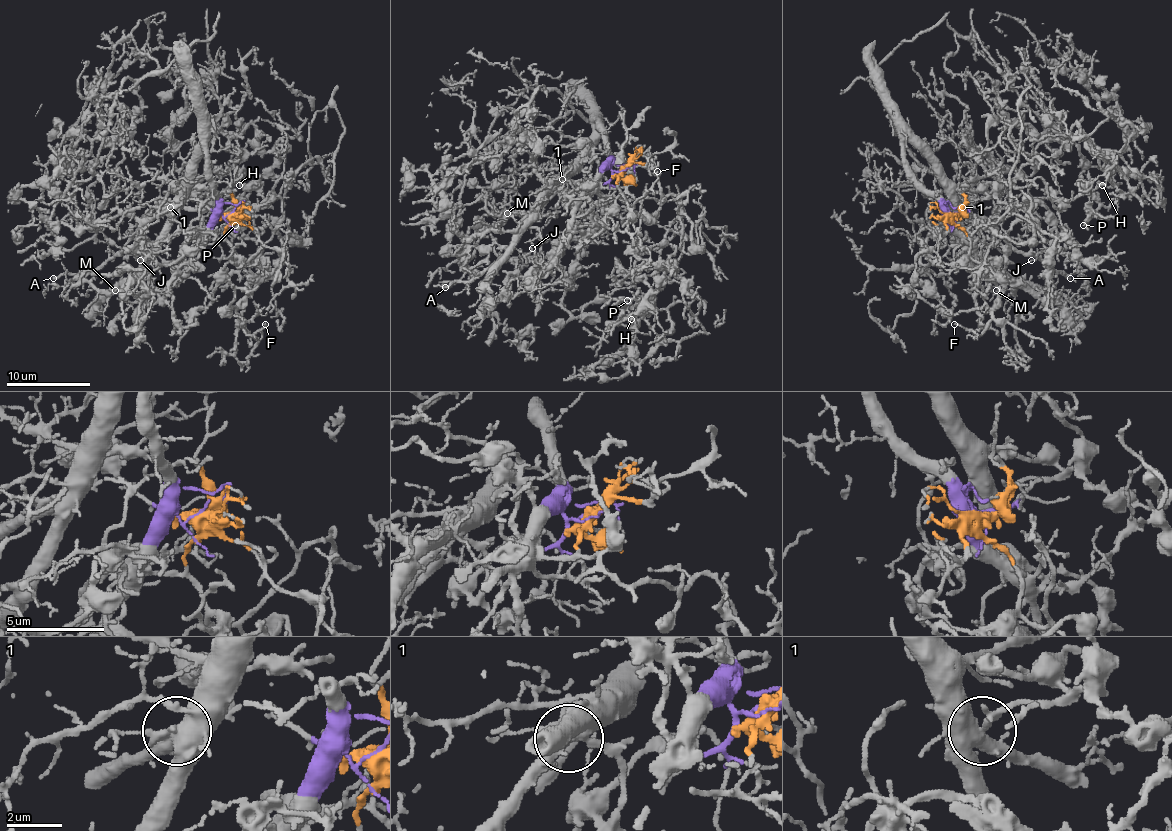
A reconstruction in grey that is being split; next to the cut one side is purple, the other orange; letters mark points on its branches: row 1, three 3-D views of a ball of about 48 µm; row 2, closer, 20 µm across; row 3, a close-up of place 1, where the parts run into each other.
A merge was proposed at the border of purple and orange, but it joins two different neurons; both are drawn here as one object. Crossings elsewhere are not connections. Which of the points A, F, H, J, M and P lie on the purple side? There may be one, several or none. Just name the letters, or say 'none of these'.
A, J, M

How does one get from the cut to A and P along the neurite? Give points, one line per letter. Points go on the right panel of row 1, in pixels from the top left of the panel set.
A: (951, 213), (916, 180), (903, 151), (907, 142), (956, 201), (983, 215), (1018, 251), (1071, 278)
P: (951, 213), (977, 261), (979, 226), (1033, 234), (1002, 217), (1020, 107), (1020, 174), (1085, 190), (1083, 226)

